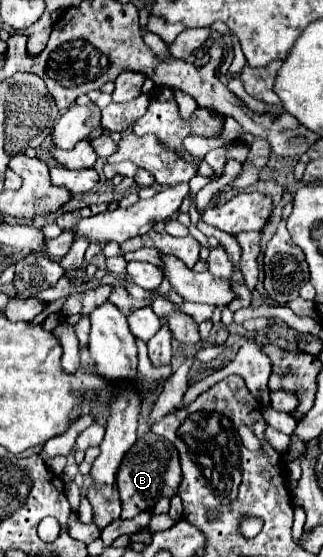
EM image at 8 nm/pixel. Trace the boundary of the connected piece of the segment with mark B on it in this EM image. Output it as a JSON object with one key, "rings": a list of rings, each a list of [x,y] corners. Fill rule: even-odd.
{"rings":[[[146,432],[136,440],[136,444],[126,452],[118,472],[116,488],[122,500],[122,518],[134,518],[146,508],[152,508],[152,502],[162,496],[174,496],[176,486],[180,484],[180,462],[176,448],[162,436]]]}

